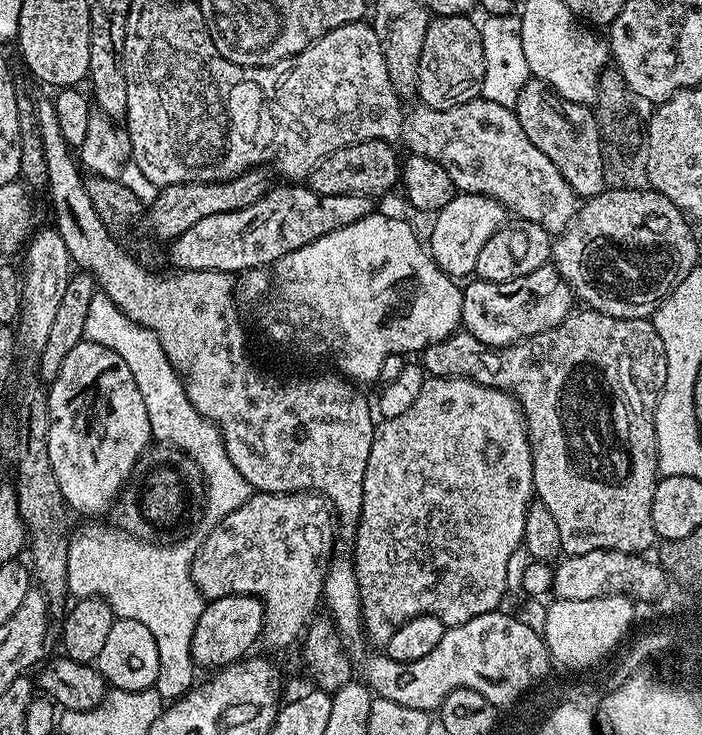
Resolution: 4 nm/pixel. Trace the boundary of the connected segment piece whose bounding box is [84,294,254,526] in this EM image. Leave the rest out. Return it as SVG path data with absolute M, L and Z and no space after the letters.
M97 294L90 298L90 308L86 310L84 339L114 350L114 354L118 354L118 358L130 366L130 374L134 374L134 386L138 386L138 394L142 394L142 402L146 406L146 418L150 418L153 441L179 448L198 466L204 478L202 520L205 520L205 525L217 524L254 495L246 478L234 470L234 462L230 462L230 454L226 454L222 434L205 416L194 410L181 375L170 358L166 358L166 350L162 350L162 342L158 342L158 334L154 334L154 330L138 326L138 322L126 318L126 314L122 314L122 310L118 310L110 298Z

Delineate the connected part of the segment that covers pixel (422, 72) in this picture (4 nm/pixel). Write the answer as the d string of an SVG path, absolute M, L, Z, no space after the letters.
M471 15L436 16L429 19L422 54L418 58L418 100L425 108L453 108L481 95L486 58L483 57L482 34Z

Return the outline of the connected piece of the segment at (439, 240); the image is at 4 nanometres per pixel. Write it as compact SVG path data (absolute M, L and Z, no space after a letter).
M460 192L453 200L446 202L443 210L435 213L433 220L436 221L432 224L432 233L429 234L428 240L426 236L430 259L437 268L444 271L445 276L468 278L475 273L482 246L486 246L486 242L490 242L490 238L494 238L494 234L498 234L498 230L504 227L506 209L503 204L489 196Z

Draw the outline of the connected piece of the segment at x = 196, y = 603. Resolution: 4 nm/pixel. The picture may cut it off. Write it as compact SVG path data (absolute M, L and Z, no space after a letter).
M109 526L84 528L69 539L68 546L69 593L76 598L98 596L108 603L113 617L121 616L121 621L150 630L158 646L160 663L154 685L156 693L165 702L187 694L198 673L198 665L190 654L190 638L194 638L194 626L198 626L206 603L192 577L197 541L181 538L170 544L153 544Z

